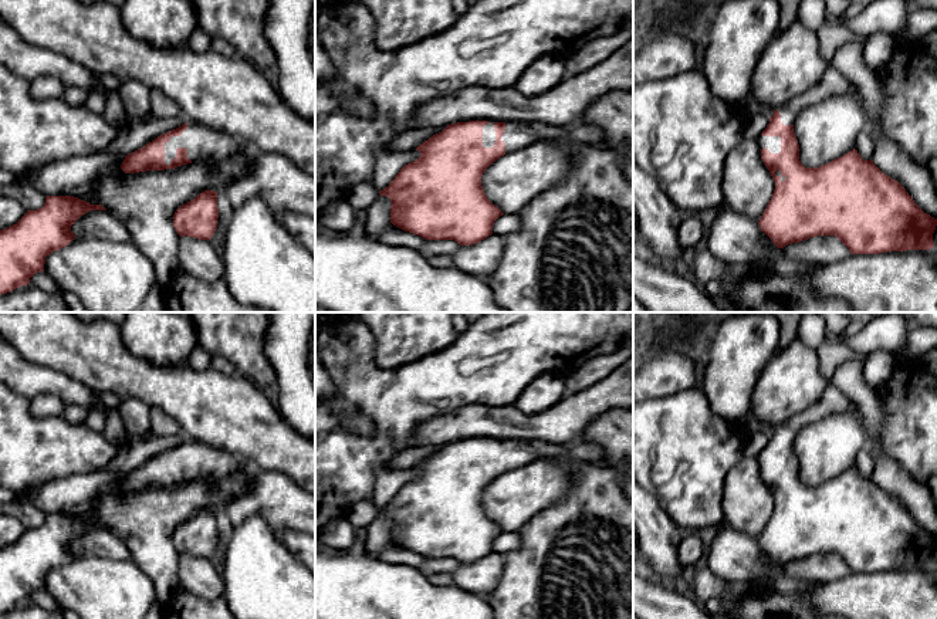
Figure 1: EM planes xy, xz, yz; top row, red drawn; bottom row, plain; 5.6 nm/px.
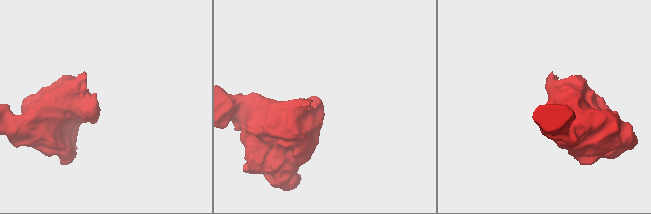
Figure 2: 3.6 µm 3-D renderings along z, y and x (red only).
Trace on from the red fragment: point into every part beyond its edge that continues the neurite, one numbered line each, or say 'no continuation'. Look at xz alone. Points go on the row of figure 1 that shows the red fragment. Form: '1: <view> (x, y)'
1: xz (489, 134)

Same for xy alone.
1: xy (205, 145)

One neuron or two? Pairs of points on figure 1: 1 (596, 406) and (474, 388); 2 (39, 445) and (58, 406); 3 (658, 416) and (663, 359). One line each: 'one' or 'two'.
1: two
2: two
3: two

